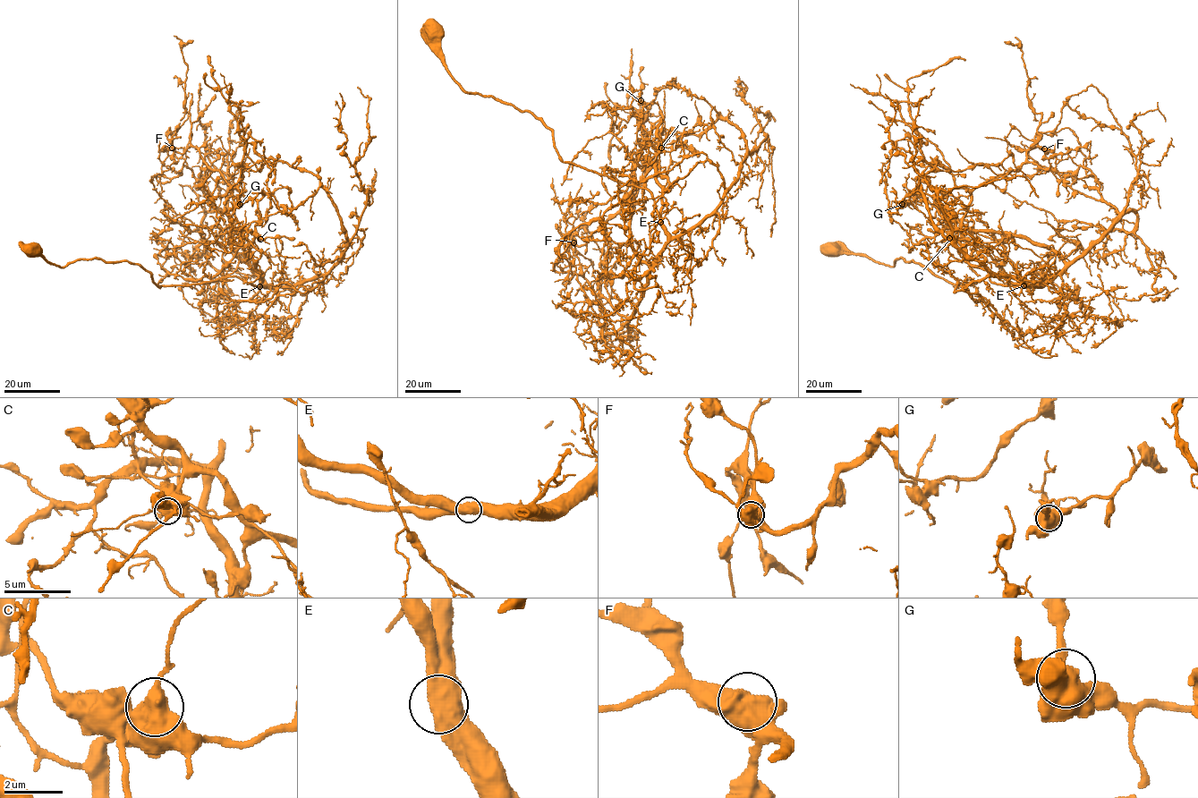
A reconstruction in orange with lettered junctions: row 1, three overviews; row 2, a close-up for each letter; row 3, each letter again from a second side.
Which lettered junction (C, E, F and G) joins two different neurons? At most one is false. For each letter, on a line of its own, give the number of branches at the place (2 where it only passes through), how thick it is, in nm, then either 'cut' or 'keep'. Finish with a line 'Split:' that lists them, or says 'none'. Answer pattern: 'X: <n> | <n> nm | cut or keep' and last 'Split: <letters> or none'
C: 2 | 750 nm | keep
E: 2 | 750 nm | keep
F: 2 | 650 nm | keep
G: 2 | 650 nm | keep
Split: none

